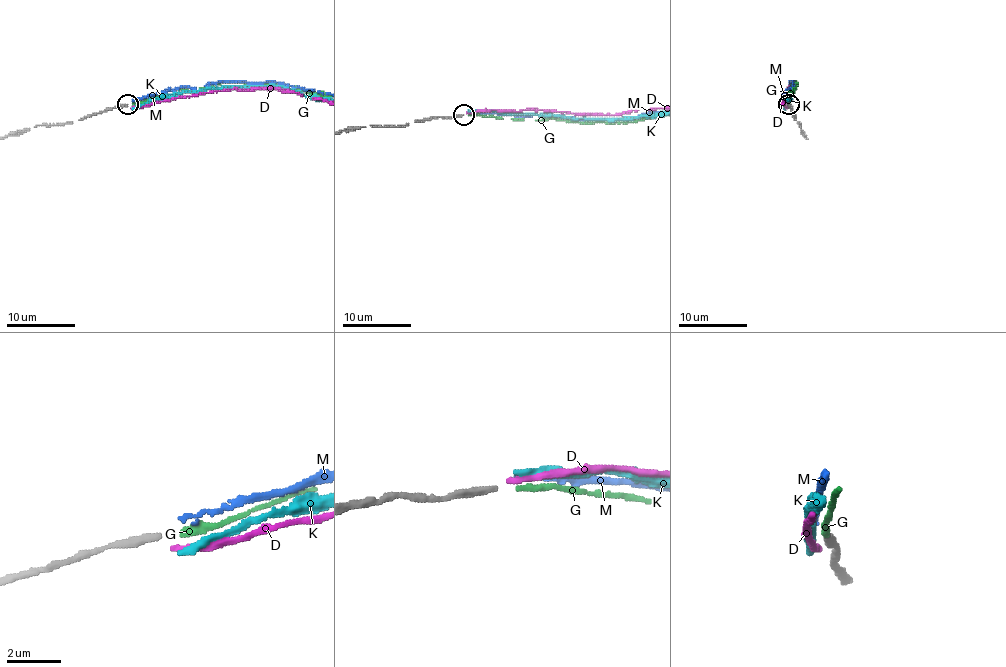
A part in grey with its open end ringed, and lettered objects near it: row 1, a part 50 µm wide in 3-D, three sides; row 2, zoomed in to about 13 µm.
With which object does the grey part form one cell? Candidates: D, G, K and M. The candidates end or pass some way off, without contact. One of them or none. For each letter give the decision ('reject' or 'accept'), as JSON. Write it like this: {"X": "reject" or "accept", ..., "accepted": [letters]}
{"D": "reject", "G": "accept", "K": "reject", "M": "reject", "accepted": ["G"]}

